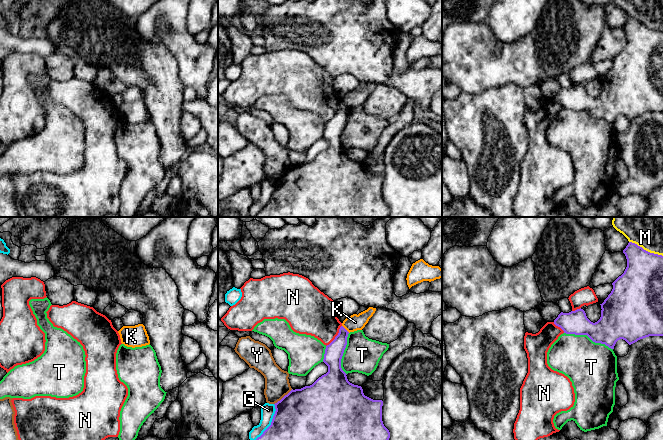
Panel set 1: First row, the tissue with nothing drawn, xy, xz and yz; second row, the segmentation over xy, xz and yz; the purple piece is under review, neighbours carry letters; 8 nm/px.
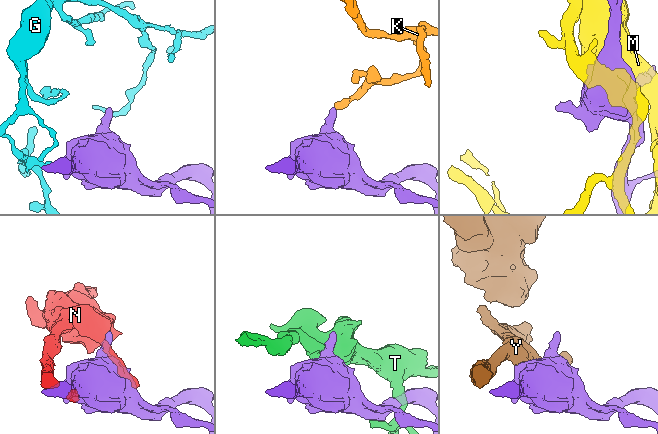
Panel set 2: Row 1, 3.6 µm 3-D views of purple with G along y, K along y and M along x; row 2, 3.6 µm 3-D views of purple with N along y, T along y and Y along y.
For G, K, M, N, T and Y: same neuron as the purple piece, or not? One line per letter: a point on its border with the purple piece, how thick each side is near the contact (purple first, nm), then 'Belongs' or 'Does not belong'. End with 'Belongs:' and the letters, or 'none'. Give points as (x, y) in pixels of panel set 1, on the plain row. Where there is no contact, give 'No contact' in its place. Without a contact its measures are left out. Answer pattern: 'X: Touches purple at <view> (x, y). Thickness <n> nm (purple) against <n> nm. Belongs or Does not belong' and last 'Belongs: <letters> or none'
G: Touches purple at xz (271, 199). Thickness 500 nm (purple) against 110 nm. Does not belong
K: Touches purple at xz (345, 105). Thickness 150 nm (purple) against 130 nm. Does not belong
M: Touches purple at yz (645, 26). Thickness 340 nm (purple) against 200 nm. Does not belong
N: Touches purple at xz (336, 112). Thickness 150 nm (purple) against 320 nm. Does not belong
T: Touches purple at yz (588, 112). Thickness 260 nm (purple) against 400 nm. Does not belong
Y: Touches purple at xz (284, 172). Thickness 500 nm (purple) against 200 nm. Does not belong
Belongs: none

